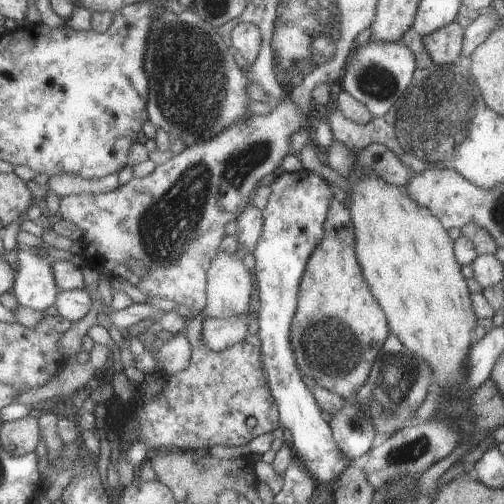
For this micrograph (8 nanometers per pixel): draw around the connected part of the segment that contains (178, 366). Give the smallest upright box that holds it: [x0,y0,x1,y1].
[154,331,191,374]

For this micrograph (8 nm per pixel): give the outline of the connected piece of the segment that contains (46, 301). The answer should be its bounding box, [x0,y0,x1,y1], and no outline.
[13,253,59,312]

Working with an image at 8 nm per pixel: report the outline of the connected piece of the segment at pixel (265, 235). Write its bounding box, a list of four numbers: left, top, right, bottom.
[253,170,350,486]

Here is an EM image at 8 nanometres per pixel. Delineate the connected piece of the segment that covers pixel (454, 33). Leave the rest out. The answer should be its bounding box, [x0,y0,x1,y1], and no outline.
[423,21,465,65]

